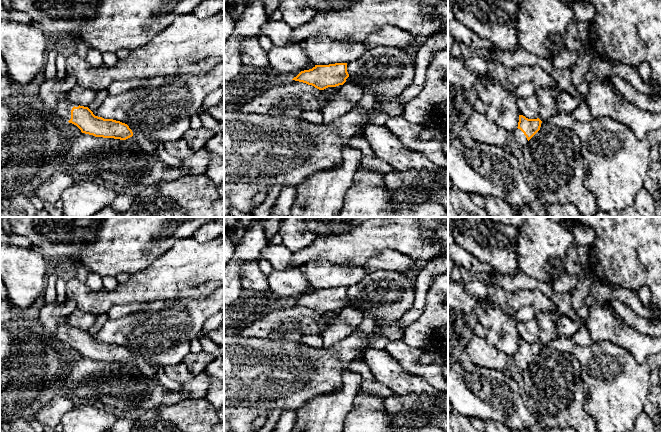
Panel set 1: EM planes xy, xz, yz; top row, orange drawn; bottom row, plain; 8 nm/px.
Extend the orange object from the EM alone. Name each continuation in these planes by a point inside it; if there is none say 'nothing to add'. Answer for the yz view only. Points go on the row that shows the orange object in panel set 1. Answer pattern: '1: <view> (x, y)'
1: yz (520, 138)

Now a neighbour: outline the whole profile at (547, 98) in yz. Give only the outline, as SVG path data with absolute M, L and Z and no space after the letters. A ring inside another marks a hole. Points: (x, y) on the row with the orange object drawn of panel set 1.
M556 85L548 89L538 88L535 92L535 96L538 98L541 112L539 119L547 122L552 117L558 114L557 99L561 89Z

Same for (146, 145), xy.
M139 130L133 133L140 148L146 153L157 153L156 145Z

